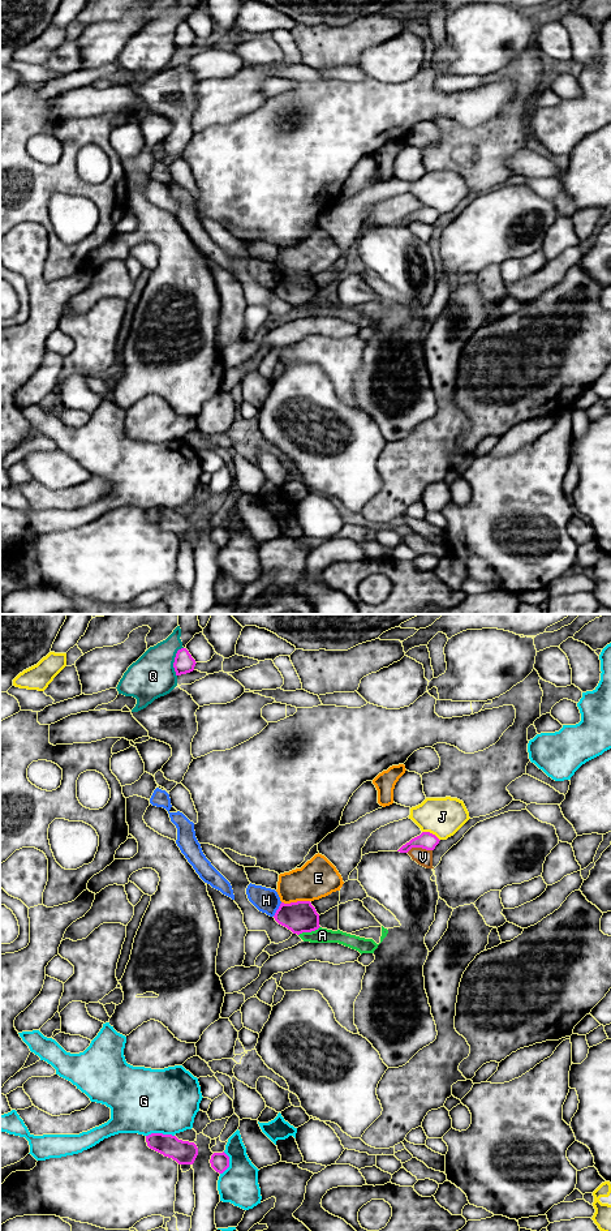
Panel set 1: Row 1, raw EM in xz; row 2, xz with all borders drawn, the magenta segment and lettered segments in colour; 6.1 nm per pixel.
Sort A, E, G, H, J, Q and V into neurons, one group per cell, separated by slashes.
A / E / G / H / J / Q / V

